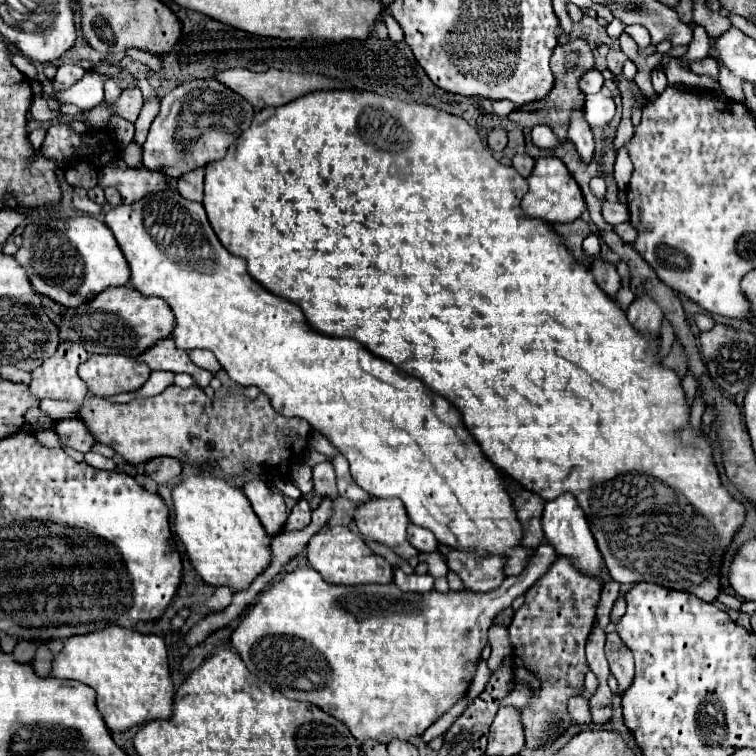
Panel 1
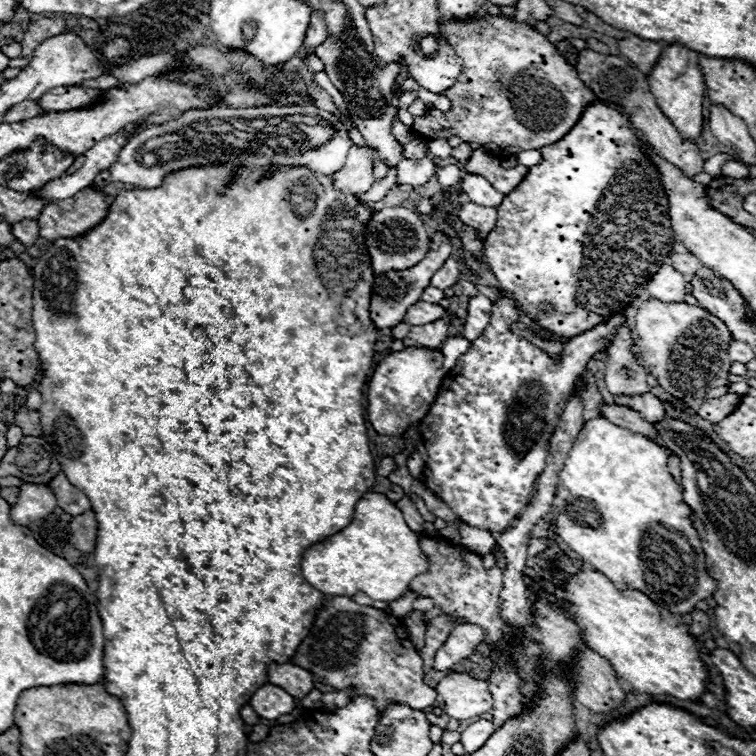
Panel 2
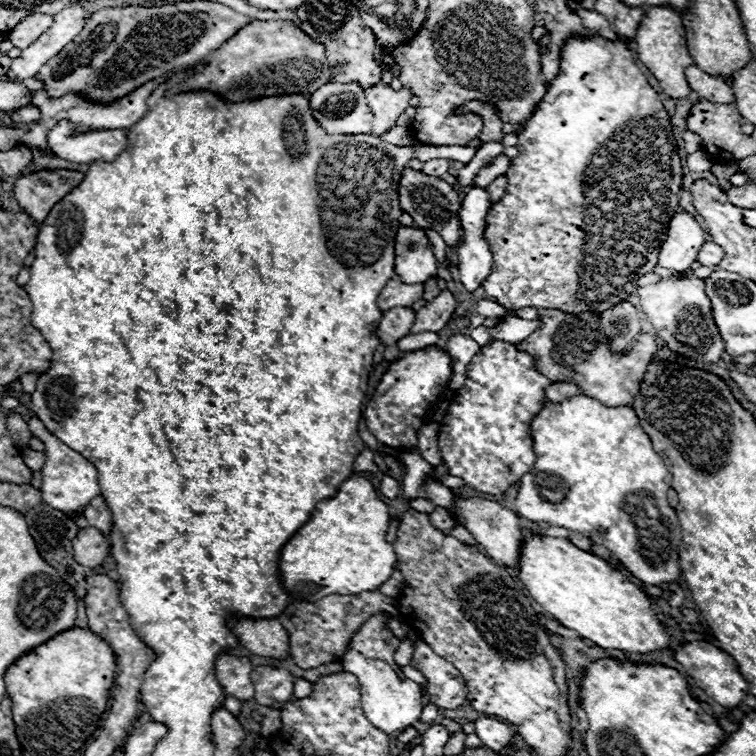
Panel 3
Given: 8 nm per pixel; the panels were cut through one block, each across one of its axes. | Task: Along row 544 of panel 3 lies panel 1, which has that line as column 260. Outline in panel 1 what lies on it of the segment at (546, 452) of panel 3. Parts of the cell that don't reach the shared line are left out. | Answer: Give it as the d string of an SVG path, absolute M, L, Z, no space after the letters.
M540 544L522 576L510 576L498 590L486 594L470 590L450 590L446 594L430 590L426 594L414 594L402 592L394 584L332 586L324 582L316 570L296 568L292 574L286 574L282 582L266 590L260 602L248 610L238 630L232 632L232 646L242 656L246 668L260 676L262 682L290 700L312 702L326 714L338 718L360 744L368 738L382 744L394 738L410 740L424 734L428 726L468 692L482 648L488 644L488 628L496 614L508 608L516 596L526 594L556 558L550 544Z

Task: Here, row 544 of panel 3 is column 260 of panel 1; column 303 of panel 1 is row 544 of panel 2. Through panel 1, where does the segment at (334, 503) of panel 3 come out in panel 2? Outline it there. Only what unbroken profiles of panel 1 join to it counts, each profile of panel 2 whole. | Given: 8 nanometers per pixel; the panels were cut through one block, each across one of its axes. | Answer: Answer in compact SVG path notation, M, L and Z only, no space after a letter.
M366 492L356 502L354 520L344 530L312 544L302 556L304 578L322 594L352 596L360 590L368 598L384 602L402 598L412 578L428 570L428 558L420 550L418 536L406 526L396 504L378 492Z

